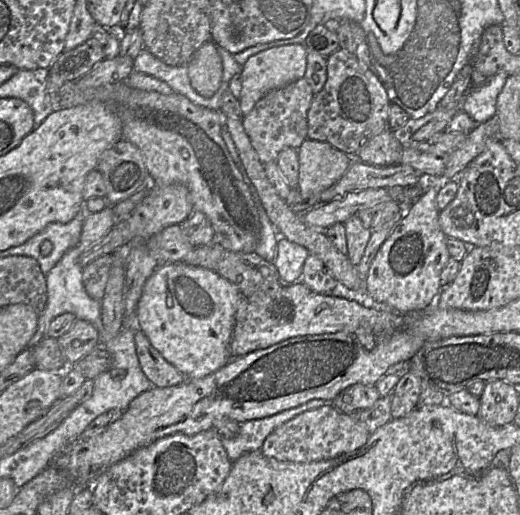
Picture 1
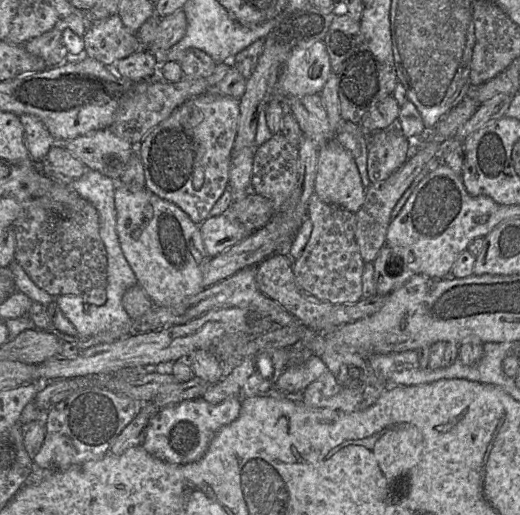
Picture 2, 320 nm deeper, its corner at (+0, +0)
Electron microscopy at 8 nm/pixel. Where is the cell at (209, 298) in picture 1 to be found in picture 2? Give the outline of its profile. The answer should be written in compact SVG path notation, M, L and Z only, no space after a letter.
M114 180L116 232L124 257L138 284L158 306L170 307L200 293L203 289L203 266L207 255L199 225L177 205L160 198L148 189L130 192L120 180Z

